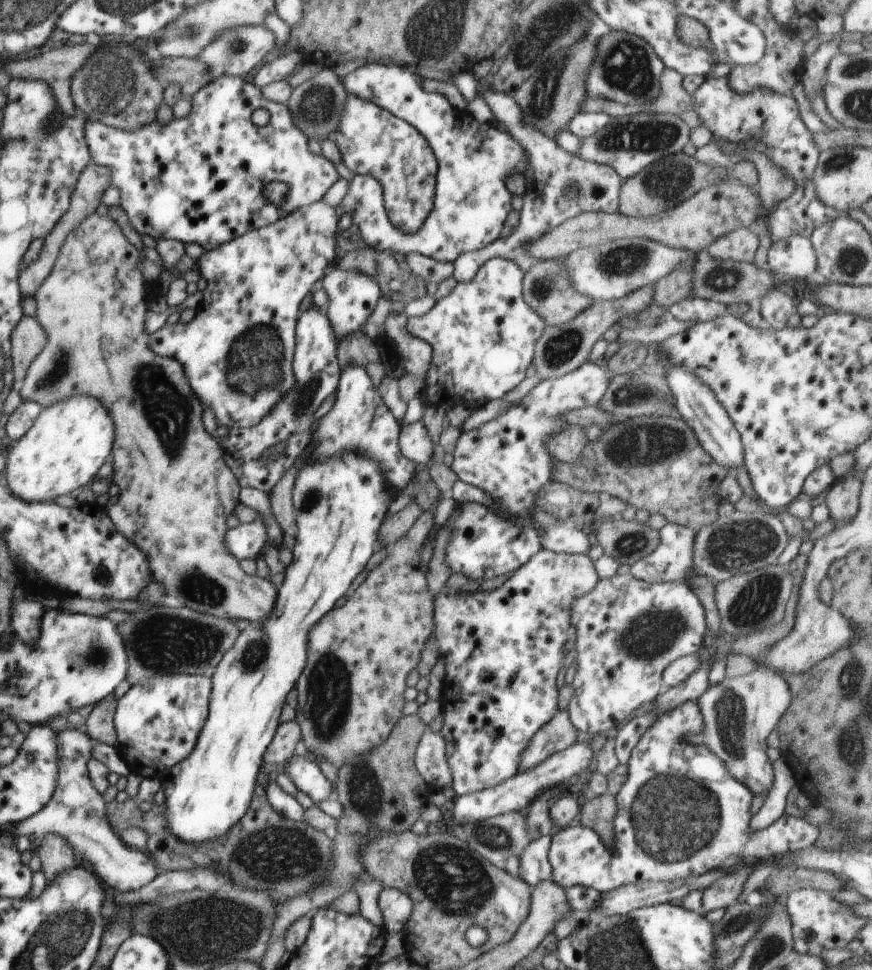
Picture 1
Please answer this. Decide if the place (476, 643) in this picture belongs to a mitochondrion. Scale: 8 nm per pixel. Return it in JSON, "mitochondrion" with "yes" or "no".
{"mitochondrion":"no"}

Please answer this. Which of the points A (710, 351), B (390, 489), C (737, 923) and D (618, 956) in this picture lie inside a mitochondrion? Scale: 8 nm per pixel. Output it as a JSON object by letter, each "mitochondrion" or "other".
{"A":"other","B":"other","C":"mitochondrion","D":"mitochondrion"}

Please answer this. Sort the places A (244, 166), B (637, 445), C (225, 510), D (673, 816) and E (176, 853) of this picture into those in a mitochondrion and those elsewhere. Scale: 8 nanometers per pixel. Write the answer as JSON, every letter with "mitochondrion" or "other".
{"A":"other","B":"mitochondrion","C":"other","D":"mitochondrion","E":"other"}

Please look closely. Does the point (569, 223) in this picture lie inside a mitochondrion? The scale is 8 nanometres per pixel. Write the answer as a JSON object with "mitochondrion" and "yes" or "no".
{"mitochondrion":"no"}

